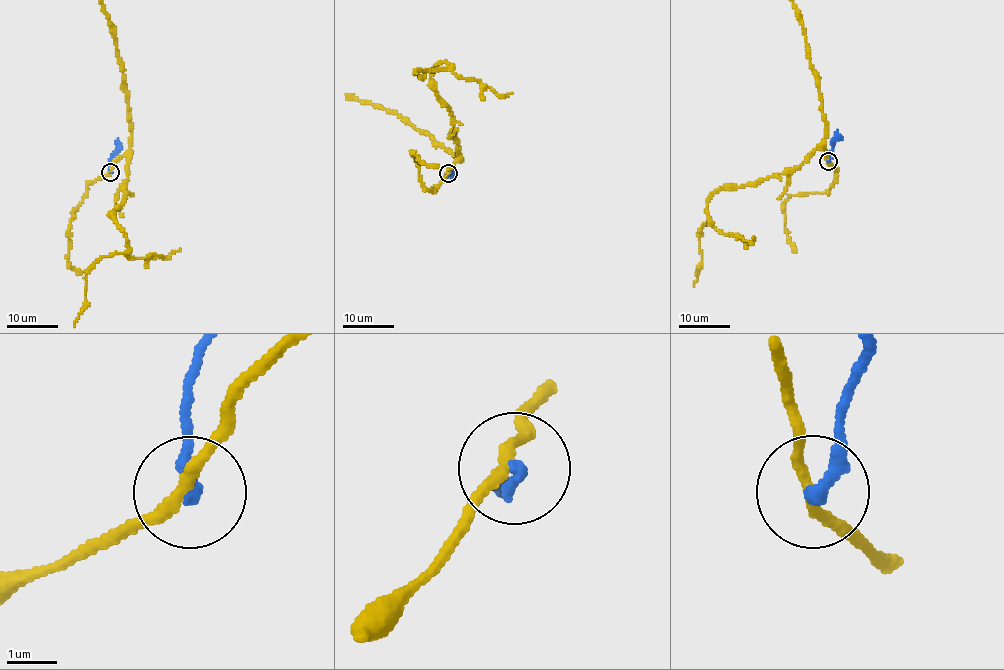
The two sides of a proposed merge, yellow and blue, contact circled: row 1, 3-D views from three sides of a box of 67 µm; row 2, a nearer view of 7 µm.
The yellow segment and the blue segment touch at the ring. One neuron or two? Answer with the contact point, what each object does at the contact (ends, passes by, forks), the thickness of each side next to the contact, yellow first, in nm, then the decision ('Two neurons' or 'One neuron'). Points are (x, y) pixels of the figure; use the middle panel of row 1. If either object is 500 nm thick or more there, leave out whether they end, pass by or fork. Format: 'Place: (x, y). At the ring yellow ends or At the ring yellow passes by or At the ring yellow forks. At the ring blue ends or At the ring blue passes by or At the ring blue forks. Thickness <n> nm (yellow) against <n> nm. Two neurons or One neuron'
Place: (448, 173). At the ring yellow passes by. At the ring blue ends. Thickness 220 nm (yellow) against 260 nm. Two neurons

